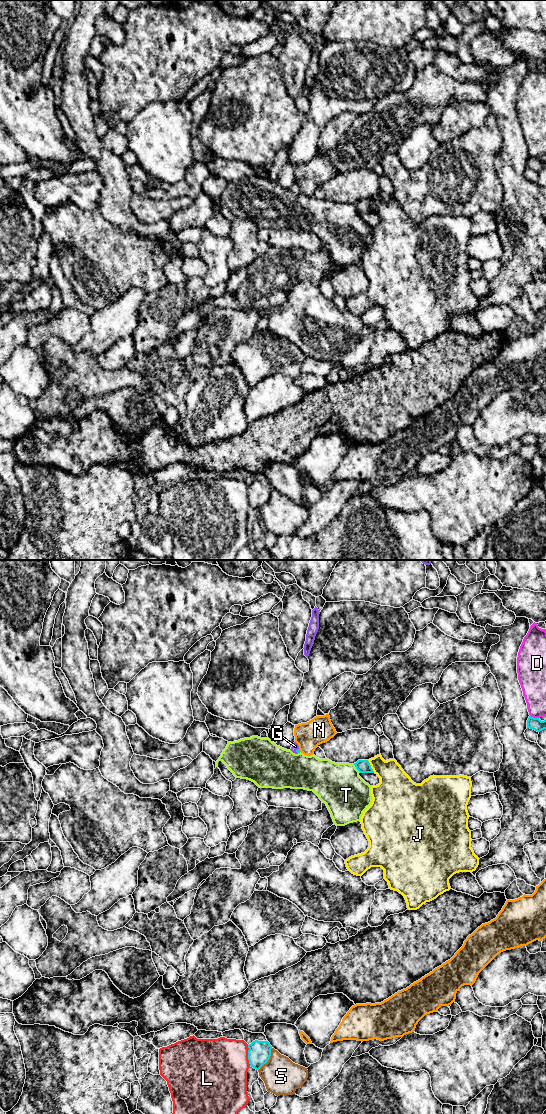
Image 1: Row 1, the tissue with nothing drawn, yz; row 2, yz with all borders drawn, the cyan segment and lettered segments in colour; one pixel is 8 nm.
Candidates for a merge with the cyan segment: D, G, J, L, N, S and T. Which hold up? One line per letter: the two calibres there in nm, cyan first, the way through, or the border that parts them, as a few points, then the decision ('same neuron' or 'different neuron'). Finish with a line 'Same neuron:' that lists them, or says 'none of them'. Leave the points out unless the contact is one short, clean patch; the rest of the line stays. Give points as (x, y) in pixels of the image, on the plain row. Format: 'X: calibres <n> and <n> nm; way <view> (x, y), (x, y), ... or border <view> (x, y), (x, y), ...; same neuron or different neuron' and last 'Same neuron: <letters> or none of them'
D: calibres 100 and 190 nm; different neuron
G: calibres 30 and 50 nm; border yz (298, 188), (296, 190), (297, 193); different neuron
J: calibres 110 and 240 nm; different neuron
L: calibres 180 and 440 nm; different neuron
N: calibres 30 and 220 nm; different neuron
S: calibres 180 and 300 nm; border yz (272, 488), (270, 498), (258, 510); different neuron
T: calibres 110 and 360 nm; different neuron
Same neuron: none of them

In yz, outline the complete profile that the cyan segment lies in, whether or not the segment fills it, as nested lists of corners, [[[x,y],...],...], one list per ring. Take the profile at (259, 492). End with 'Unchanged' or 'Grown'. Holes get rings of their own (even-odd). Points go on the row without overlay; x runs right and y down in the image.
[[[255,480],[248,485],[248,488],[249,504],[259,510],[270,499],[272,486],[268,481]]]. Unchanged

